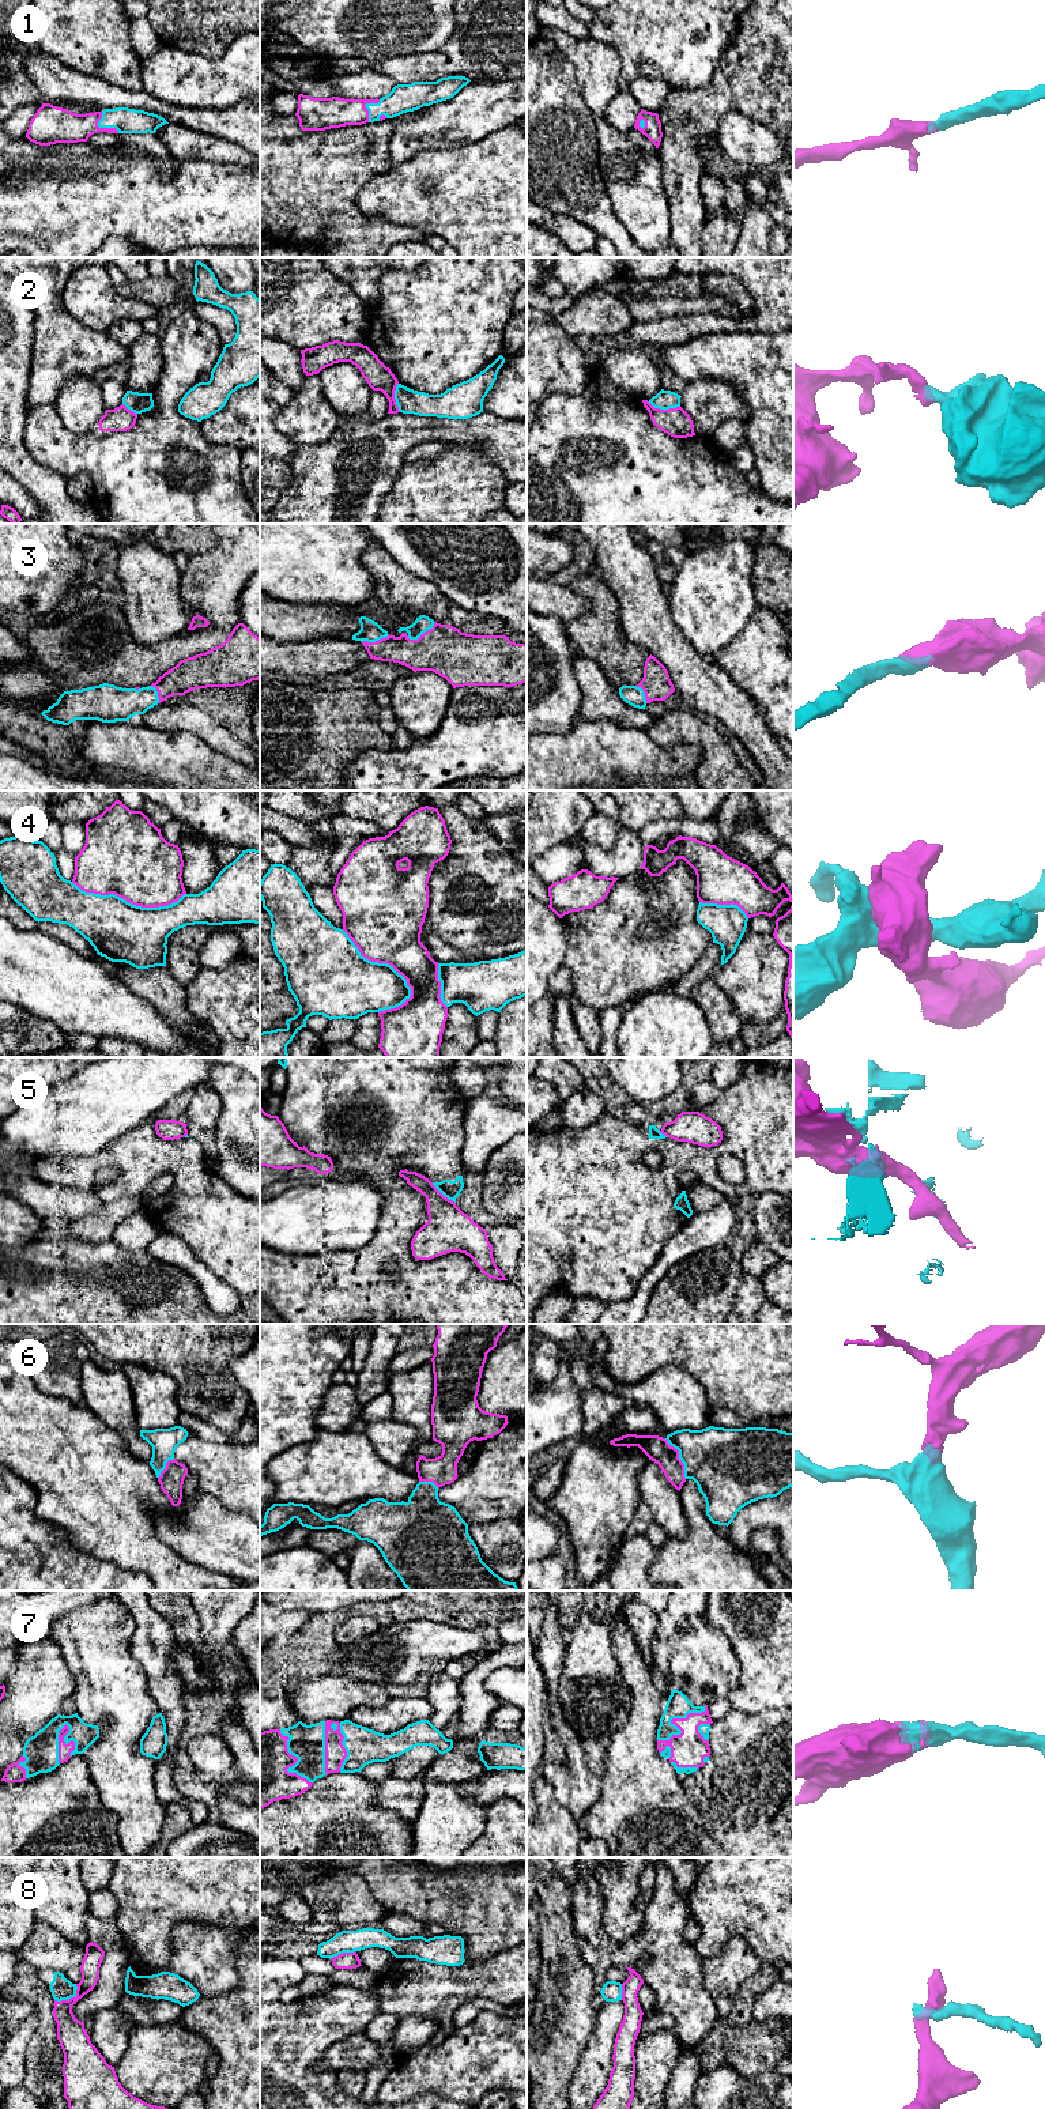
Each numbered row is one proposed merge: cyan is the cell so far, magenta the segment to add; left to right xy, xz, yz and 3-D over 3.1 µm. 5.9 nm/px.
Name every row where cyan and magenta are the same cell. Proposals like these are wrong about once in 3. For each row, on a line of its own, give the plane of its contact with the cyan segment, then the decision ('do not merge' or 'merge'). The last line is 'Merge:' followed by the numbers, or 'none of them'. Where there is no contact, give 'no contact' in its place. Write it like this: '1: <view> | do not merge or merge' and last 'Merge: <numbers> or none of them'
1: xy | merge
2: yz | do not merge
3: xz | merge
4: xz | do not merge
5: xz | do not merge
6: yz | merge
7: xy | merge
8: xy | do not merge
Merge: 1, 3, 6, 7

